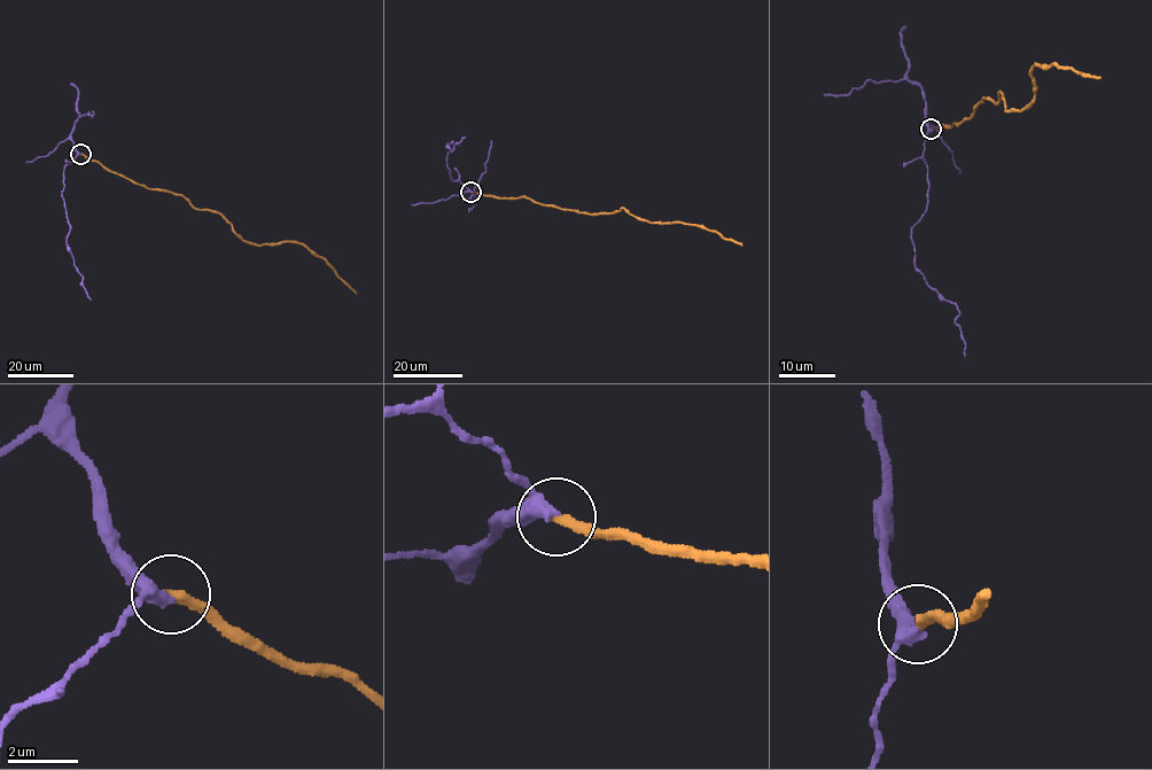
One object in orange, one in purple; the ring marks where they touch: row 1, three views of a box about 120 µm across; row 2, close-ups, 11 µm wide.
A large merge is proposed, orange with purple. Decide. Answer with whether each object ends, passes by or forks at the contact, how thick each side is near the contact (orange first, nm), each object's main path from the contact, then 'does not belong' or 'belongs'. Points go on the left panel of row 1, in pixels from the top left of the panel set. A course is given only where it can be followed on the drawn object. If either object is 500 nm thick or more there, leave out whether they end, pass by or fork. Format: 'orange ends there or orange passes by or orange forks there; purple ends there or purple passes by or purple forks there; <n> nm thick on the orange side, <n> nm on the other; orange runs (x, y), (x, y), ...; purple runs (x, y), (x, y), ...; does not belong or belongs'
orange ends there; purple passes by; 300 nm thick on the orange side, 360 nm on the other; orange runs (80, 154), (147, 188), (181, 194), (195, 208), (217, 211), (247, 241), (303, 244), (321, 256), (356, 294); purple runs (80, 154), (64, 169), (61, 196), (70, 230), (67, 248), (91, 300); belongs

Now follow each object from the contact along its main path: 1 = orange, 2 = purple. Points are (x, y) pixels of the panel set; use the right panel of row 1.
1: (931, 129), (968, 119), (997, 91), (1005, 110), (1022, 108), (1034, 64), (1100, 78)
2: (931, 129), (923, 154), (928, 204), (911, 230), (915, 267), (960, 312), (955, 324), (965, 357)

